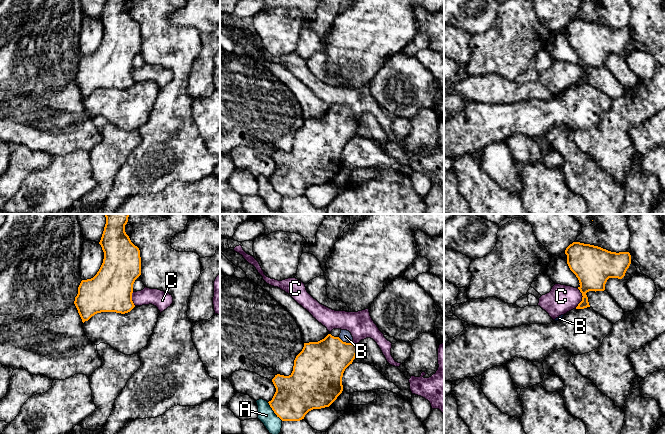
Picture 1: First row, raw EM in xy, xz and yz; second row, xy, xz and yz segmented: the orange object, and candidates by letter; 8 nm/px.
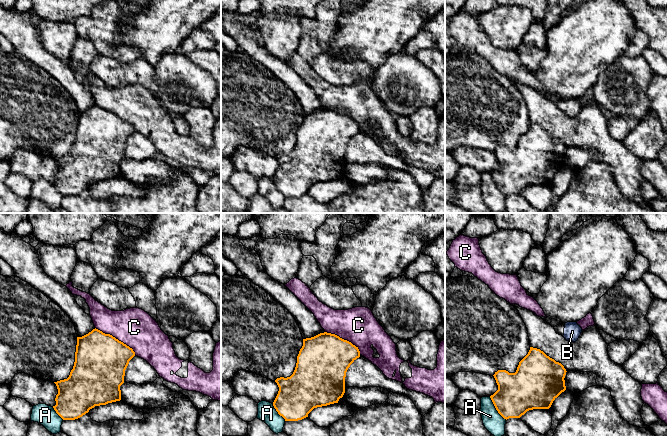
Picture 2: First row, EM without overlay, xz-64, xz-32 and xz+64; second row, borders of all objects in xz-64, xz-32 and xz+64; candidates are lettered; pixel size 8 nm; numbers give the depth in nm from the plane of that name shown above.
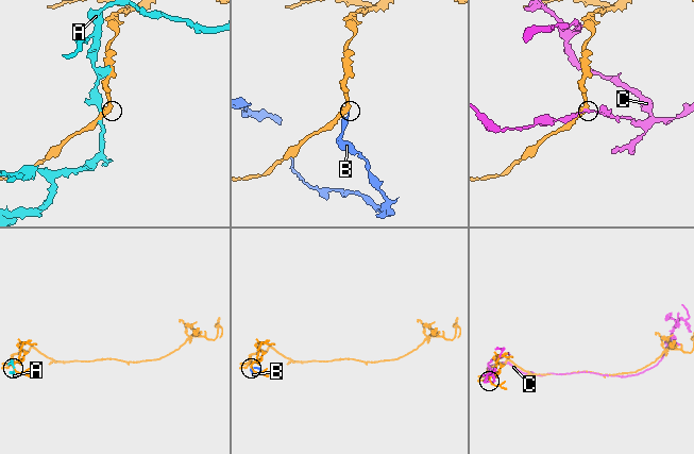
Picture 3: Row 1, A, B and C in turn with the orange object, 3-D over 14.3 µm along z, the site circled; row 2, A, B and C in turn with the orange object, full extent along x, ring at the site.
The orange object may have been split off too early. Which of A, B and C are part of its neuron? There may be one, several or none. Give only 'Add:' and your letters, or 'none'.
Add: B

